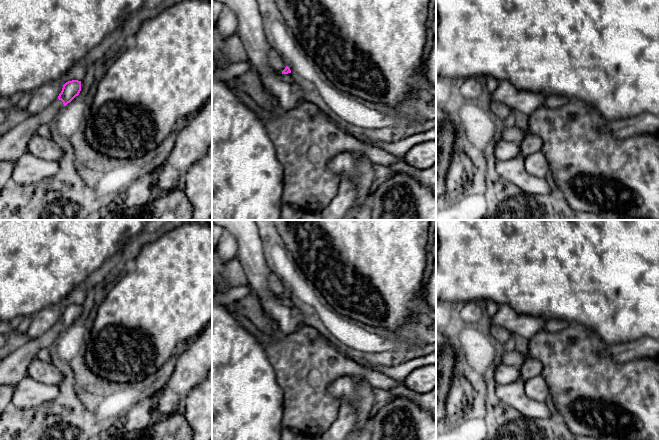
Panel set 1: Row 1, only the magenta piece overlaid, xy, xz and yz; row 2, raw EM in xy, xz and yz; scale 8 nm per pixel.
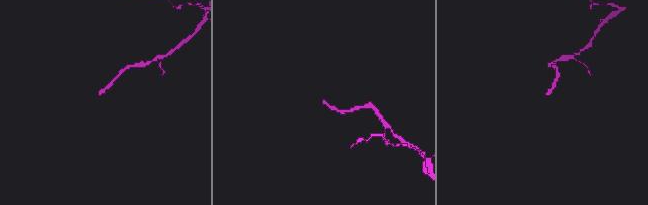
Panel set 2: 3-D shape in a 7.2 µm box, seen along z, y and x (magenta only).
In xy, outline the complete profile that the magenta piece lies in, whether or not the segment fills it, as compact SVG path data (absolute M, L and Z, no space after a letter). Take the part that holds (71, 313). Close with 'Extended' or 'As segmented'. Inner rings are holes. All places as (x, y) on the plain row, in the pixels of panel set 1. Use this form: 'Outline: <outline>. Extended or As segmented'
Outline: M72 304L63 309L58 322L42 336L24 339L15 344L0 358L0 386L15 385L27 375L27 370L41 349L52 349L58 336L81 315L81 305Z. Extended

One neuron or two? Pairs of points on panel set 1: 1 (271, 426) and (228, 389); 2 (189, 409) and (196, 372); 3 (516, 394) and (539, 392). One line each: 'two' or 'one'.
1: one
2: two
3: two

